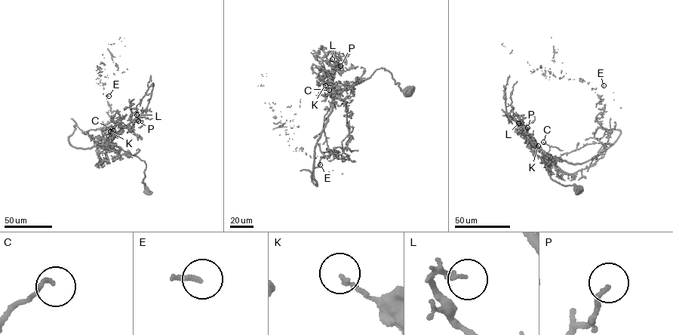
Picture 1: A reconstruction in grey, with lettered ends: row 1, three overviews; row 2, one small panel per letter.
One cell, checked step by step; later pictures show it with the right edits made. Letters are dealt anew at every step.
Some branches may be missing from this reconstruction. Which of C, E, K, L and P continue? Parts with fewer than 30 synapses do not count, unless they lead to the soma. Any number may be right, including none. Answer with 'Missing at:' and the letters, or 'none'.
Missing at: E

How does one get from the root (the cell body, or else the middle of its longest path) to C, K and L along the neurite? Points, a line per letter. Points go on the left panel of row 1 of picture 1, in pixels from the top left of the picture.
C: (145, 191), (142, 182), (145, 176), (145, 162), (113, 143), (108, 142), (107, 137), (113, 130)
K: (145, 191), (142, 182), (145, 176), (145, 162), (116, 145), (112, 142), (113, 136), (109, 134), (110, 131)
L: (145, 191), (142, 182), (145, 176), (145, 162), (112, 142), (115, 135), (136, 115)

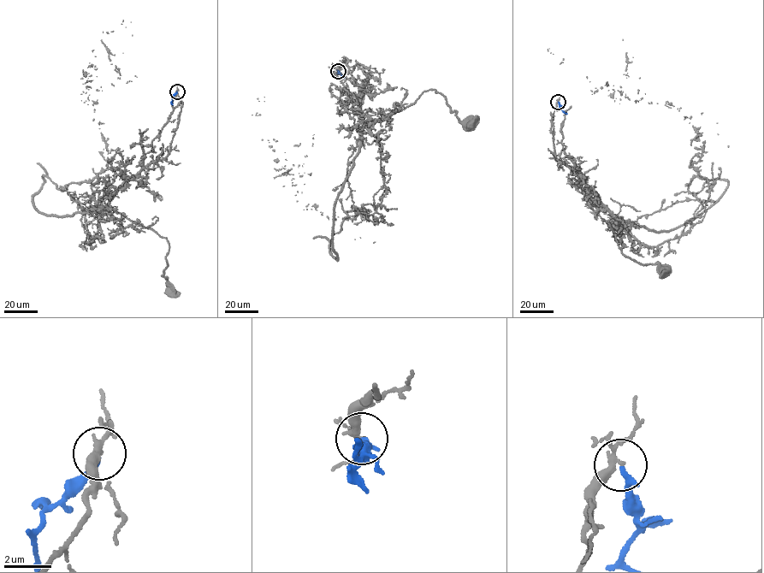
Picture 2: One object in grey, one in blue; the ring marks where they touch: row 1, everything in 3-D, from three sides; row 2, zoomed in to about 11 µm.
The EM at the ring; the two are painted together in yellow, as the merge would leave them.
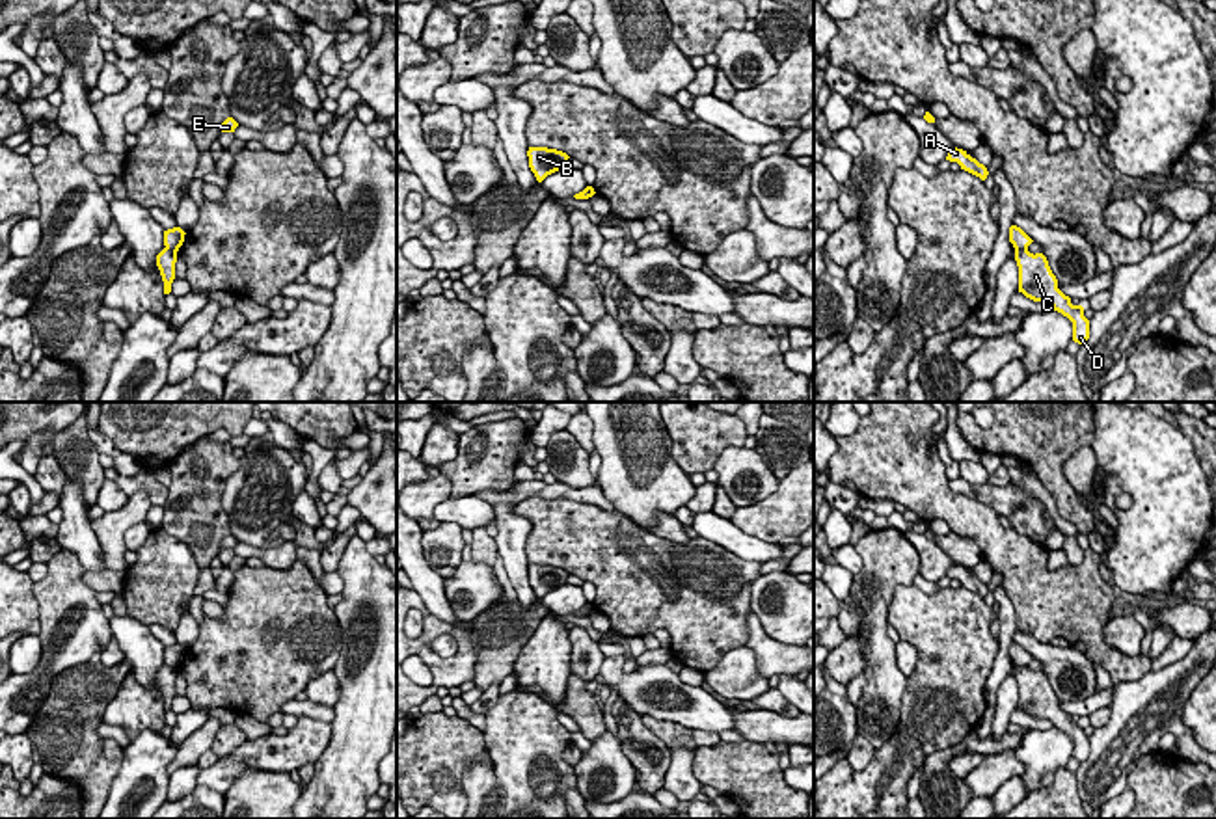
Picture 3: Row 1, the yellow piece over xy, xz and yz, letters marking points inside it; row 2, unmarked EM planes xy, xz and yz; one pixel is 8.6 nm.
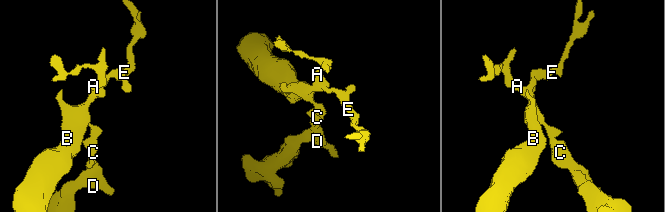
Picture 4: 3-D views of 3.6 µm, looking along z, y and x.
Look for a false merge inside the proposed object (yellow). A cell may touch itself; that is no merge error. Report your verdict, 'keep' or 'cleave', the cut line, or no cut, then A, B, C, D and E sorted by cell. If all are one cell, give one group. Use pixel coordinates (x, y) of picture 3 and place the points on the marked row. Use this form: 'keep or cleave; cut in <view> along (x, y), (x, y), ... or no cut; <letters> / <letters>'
cleave; cut in yz along (1015, 248), (1026, 250); A B E / C D

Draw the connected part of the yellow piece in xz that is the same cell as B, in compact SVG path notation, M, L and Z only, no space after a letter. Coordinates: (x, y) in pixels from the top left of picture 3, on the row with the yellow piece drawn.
M529 147L529 168L536 181L542 182L547 175L566 168L568 154L547 147Z

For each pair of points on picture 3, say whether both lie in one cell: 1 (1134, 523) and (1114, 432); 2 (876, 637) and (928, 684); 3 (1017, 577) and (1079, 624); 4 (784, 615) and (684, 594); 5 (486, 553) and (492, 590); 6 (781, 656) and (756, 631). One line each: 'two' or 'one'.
1: one
2: two
3: one
4: two
5: two
6: one

